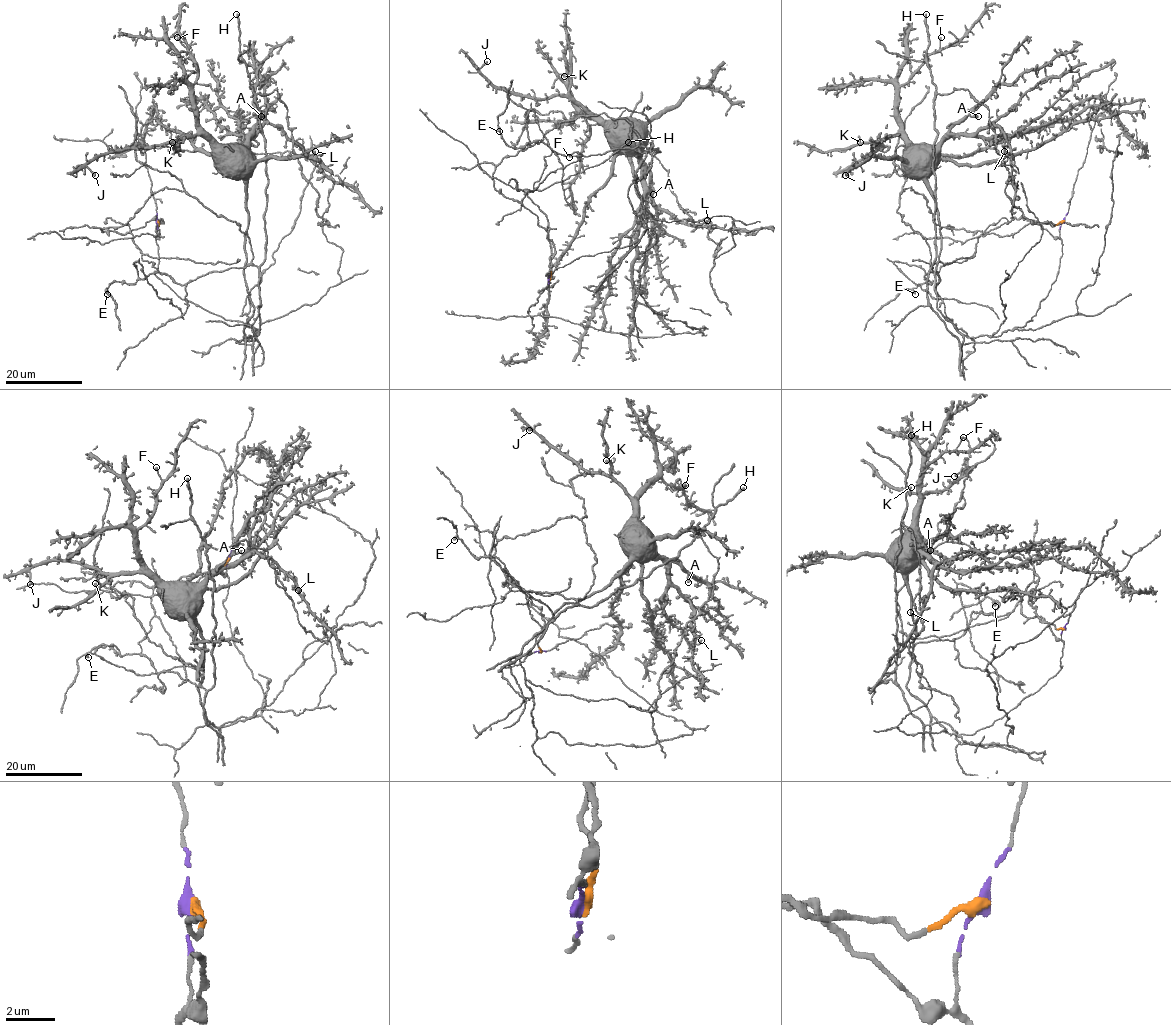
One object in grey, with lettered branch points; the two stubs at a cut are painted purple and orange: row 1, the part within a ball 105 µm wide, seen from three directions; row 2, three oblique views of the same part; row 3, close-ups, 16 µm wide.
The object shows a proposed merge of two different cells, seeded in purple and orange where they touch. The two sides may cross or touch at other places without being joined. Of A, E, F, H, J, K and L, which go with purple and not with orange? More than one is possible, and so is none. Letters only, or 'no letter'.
A, F, J, K, L

